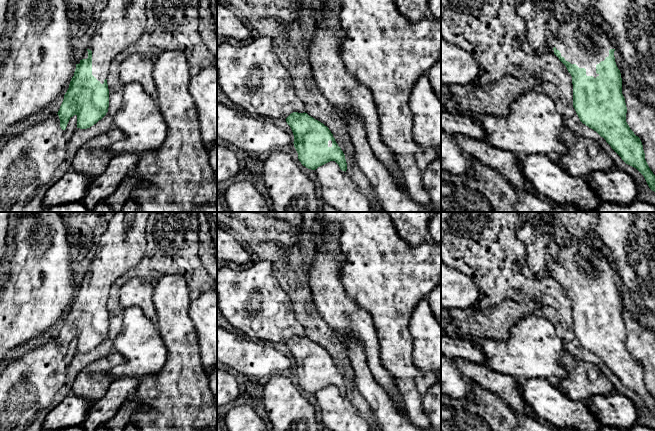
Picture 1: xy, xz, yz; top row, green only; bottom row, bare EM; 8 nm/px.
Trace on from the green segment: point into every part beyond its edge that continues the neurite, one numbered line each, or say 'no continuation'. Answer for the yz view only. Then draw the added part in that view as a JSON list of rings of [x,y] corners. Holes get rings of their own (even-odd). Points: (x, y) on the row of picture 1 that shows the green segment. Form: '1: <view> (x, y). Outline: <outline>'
1: yz (585, 47). Outline: [[[566,17],[560,24],[558,34],[553,36],[550,32],[546,32],[547,46],[553,50],[555,47],[560,51],[561,56],[571,64],[576,64],[579,68],[586,69],[587,76],[596,78],[599,74],[596,73],[596,65],[604,61],[609,56],[609,50],[615,49],[615,43],[609,38],[607,33],[602,29],[602,26],[588,27],[578,21],[575,17]],[[553,50],[554,52],[554,50]]]

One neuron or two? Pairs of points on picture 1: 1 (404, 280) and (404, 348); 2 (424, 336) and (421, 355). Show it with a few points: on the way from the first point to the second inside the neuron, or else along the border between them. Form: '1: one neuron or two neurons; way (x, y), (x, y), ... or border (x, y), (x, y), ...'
1: one neuron; way (395, 297), (394, 331)
2: one neuron; way (423, 341), (423, 350)

